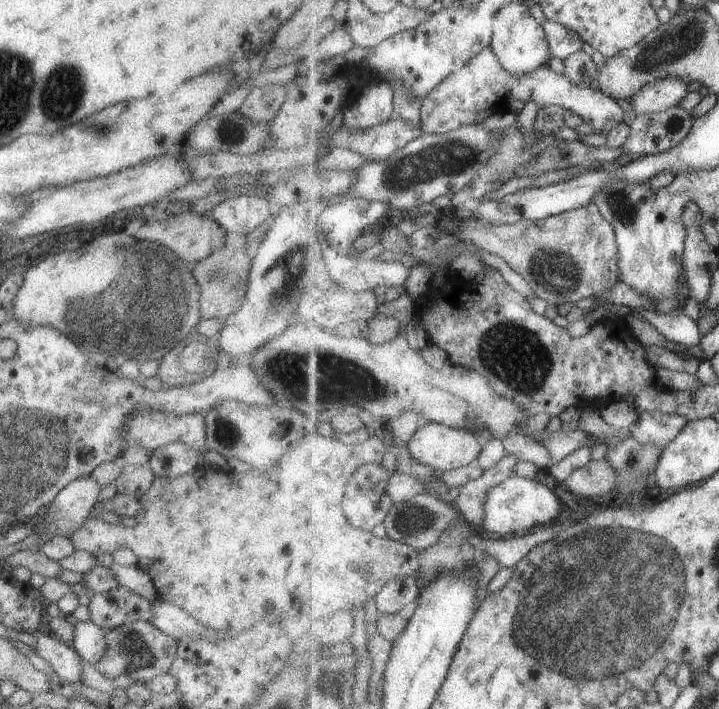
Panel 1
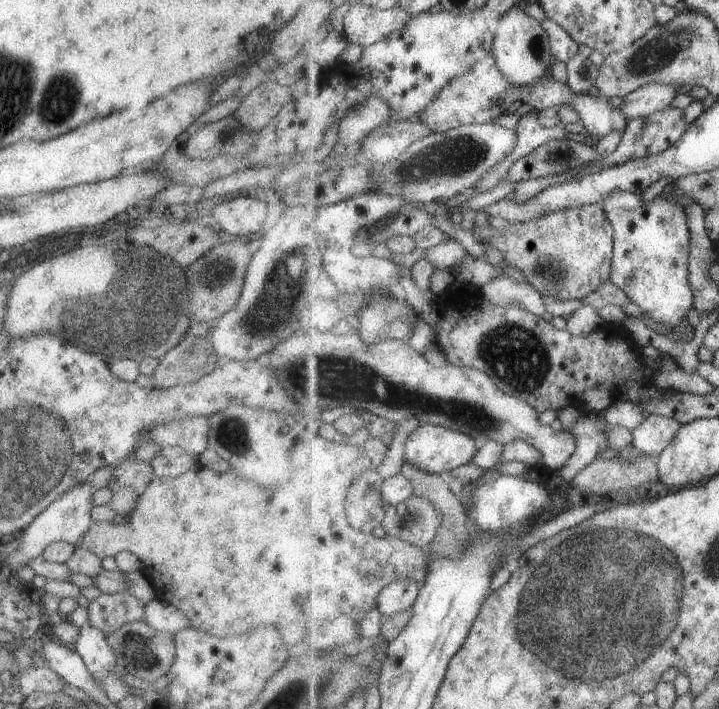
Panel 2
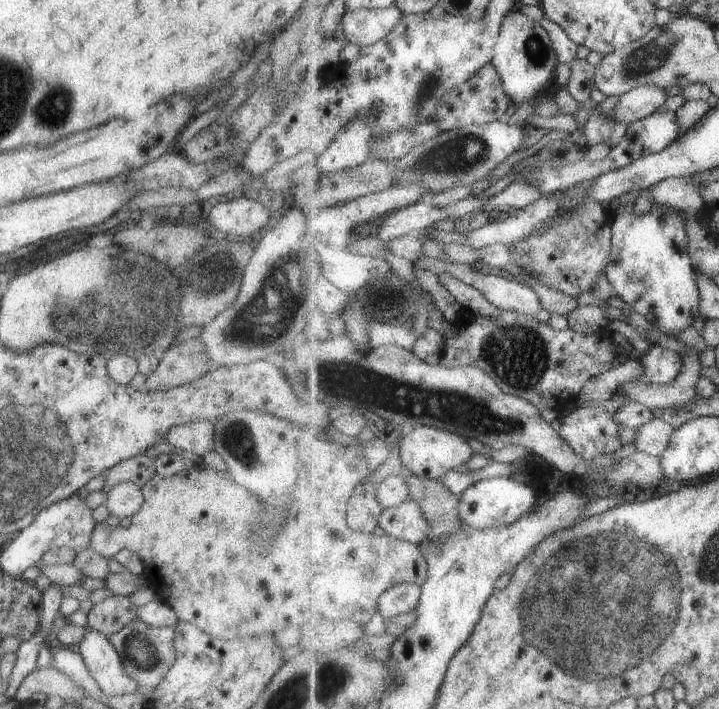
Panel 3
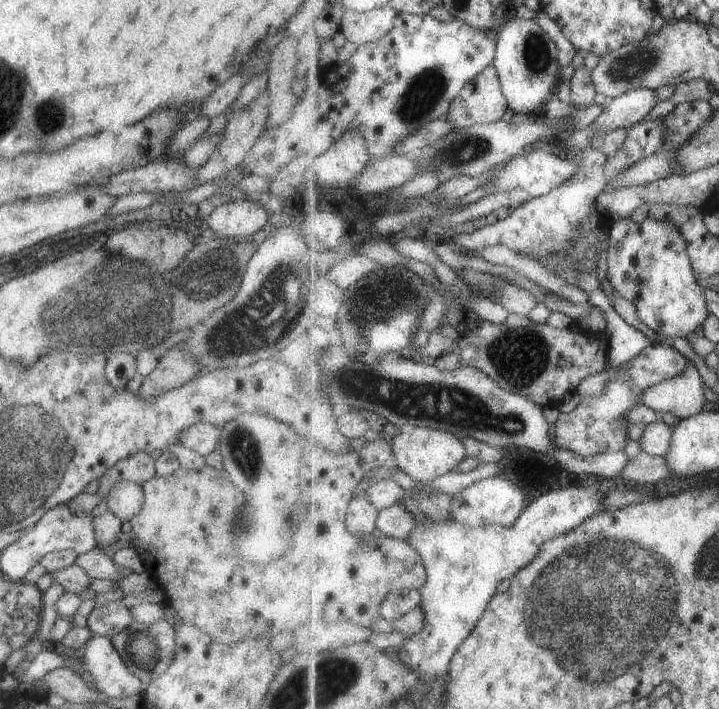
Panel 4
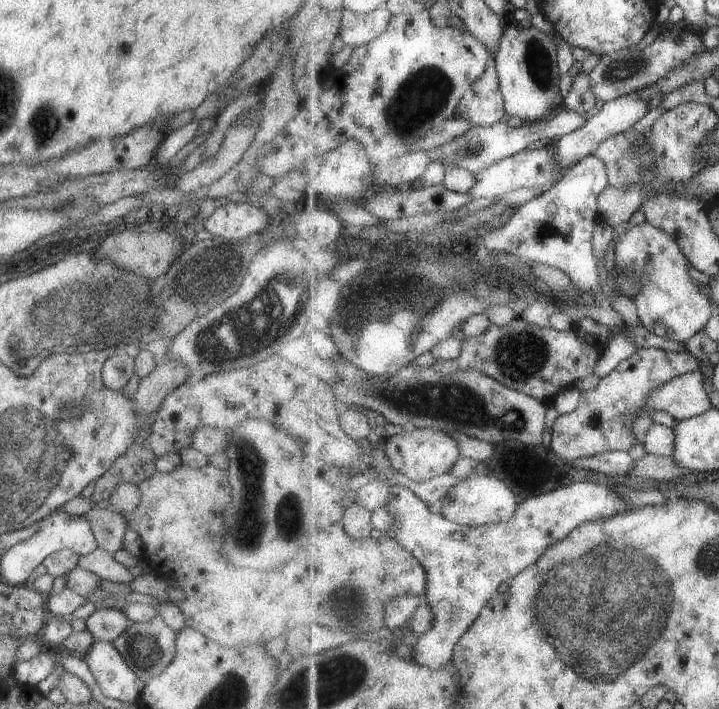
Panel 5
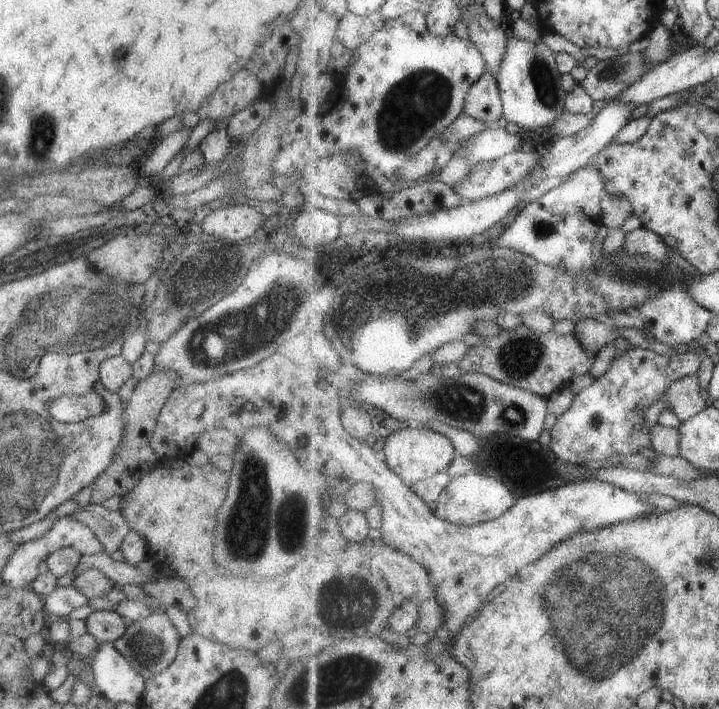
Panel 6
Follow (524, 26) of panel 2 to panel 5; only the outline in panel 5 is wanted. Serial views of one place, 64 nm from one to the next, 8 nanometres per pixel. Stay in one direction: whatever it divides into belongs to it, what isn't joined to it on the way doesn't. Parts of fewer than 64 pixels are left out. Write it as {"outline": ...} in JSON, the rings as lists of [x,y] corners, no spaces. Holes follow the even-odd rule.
{"outline":[[[518,24],[506,28],[501,49],[492,63],[498,73],[507,118],[518,117],[523,123],[537,123],[555,116],[555,112],[565,104],[561,86],[559,86],[562,74],[558,64],[559,47],[555,46],[551,40],[552,34],[545,33],[542,28],[533,25],[529,29],[522,29]]]}

